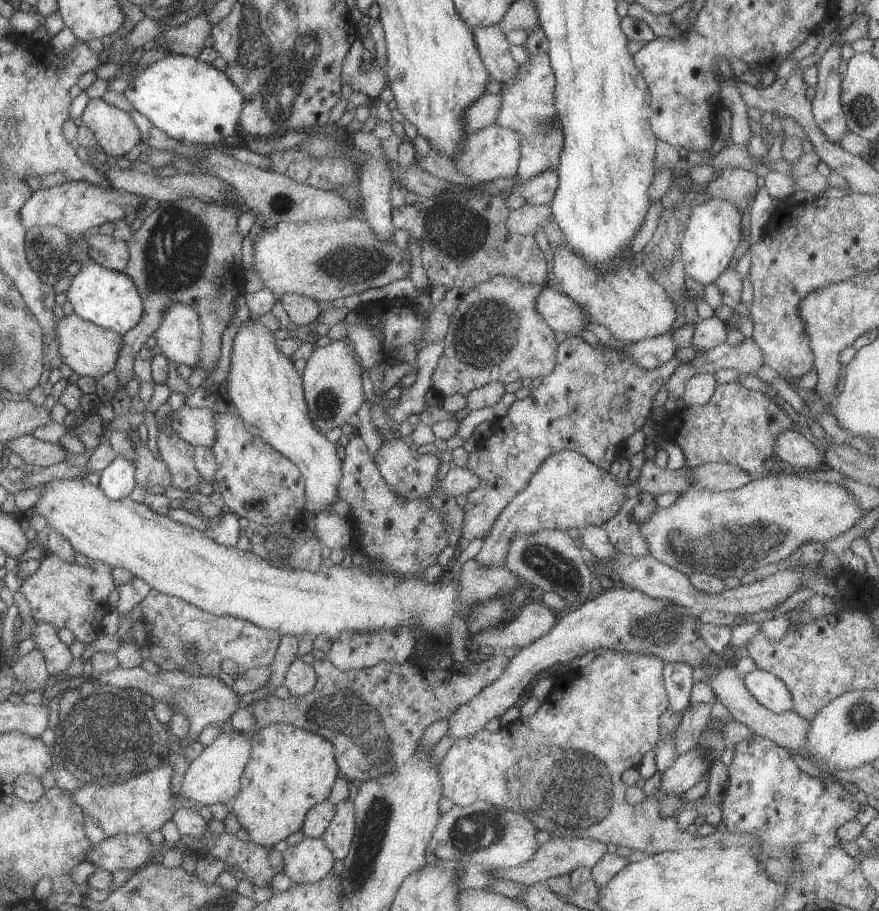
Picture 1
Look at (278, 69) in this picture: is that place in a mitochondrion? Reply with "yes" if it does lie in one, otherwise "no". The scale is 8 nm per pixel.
yes

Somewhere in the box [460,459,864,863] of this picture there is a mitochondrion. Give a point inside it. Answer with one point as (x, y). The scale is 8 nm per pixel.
(719, 546)

